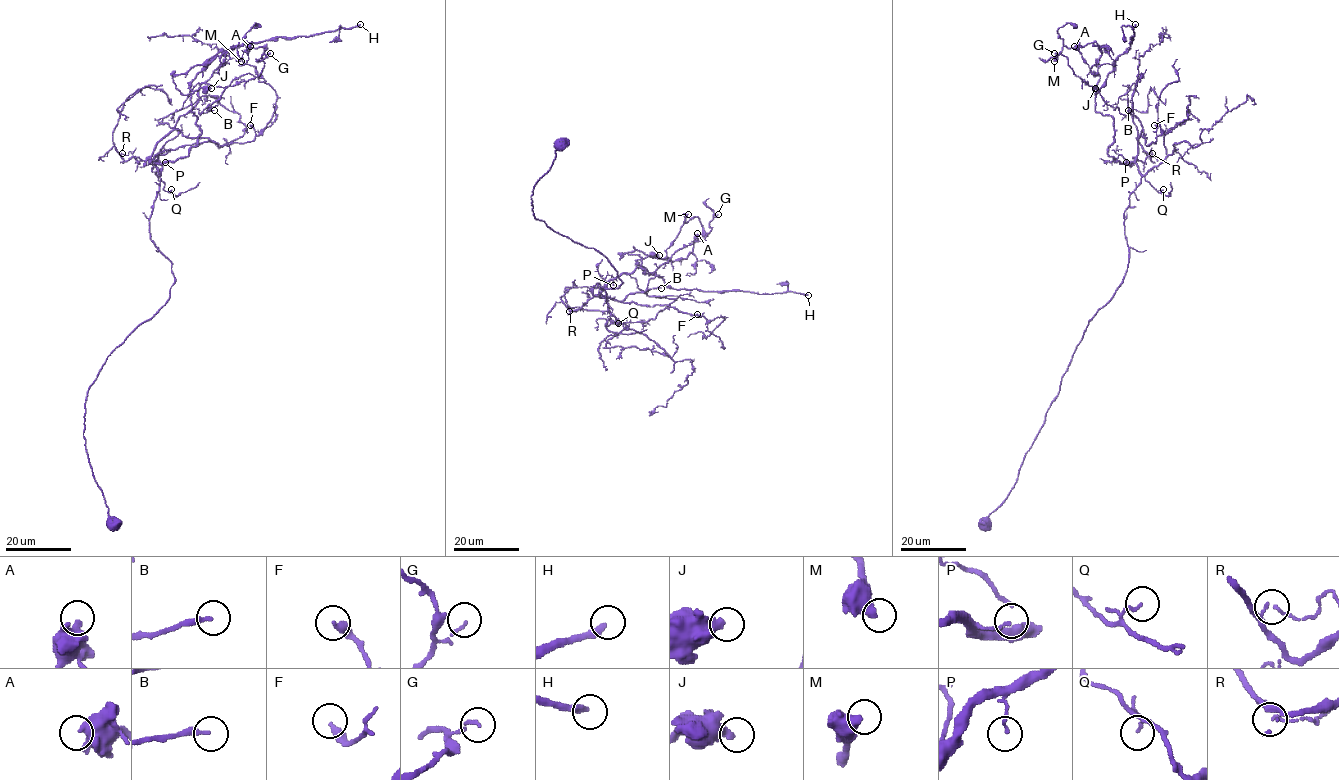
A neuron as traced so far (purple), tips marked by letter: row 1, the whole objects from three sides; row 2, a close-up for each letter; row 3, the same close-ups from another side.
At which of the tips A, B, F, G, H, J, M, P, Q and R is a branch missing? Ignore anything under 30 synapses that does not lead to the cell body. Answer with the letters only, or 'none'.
H

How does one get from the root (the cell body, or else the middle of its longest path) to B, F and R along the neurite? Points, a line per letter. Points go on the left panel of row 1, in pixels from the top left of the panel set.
B: (113, 524), (85, 445), (87, 393), (174, 282), (150, 235), (160, 181), (154, 148), (182, 115), (214, 110)
F: (113, 524), (86, 449), (85, 402), (174, 282), (150, 235), (154, 148), (174, 130), (250, 142), (250, 125)
R: (113, 524), (85, 445), (87, 393), (174, 282), (150, 235), (158, 167), (122, 153)

